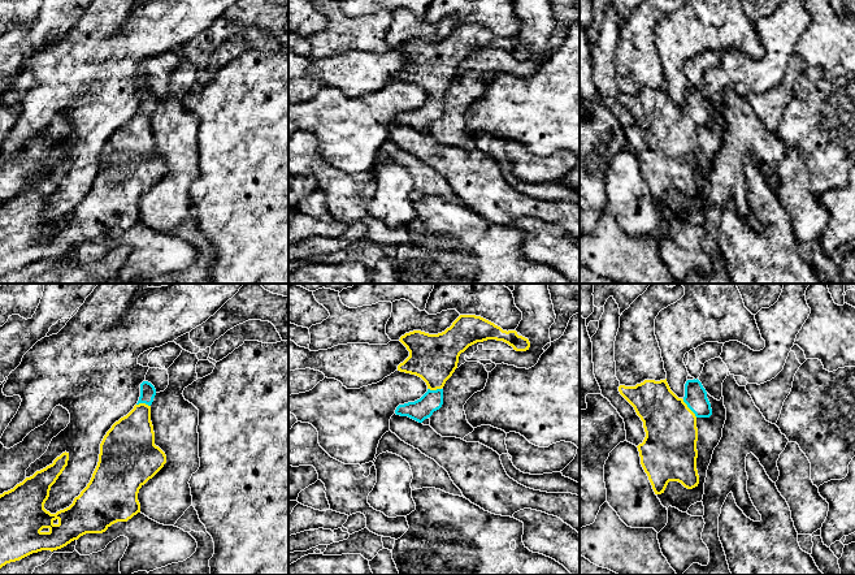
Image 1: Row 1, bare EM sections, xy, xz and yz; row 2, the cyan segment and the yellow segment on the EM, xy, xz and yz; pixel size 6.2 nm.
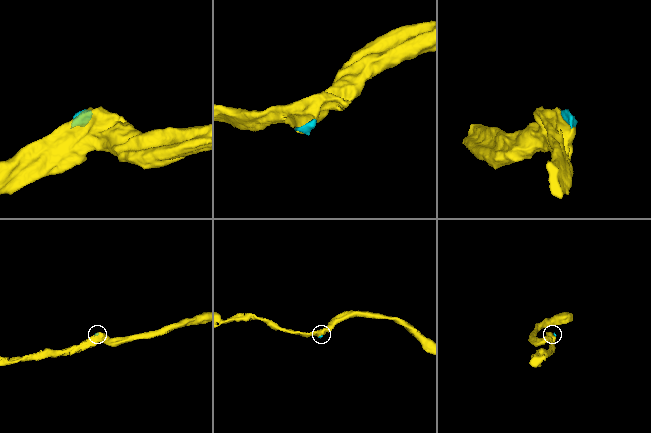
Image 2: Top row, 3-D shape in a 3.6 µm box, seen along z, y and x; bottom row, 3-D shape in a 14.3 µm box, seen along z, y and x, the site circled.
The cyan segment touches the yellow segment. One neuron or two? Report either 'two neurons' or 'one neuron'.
one neuron

